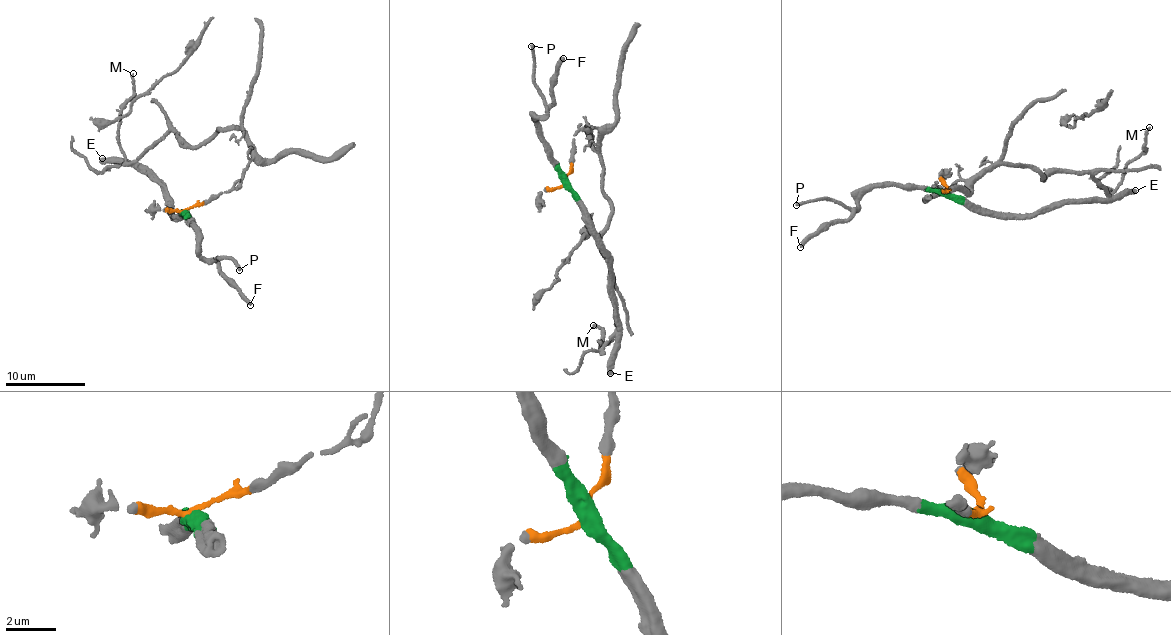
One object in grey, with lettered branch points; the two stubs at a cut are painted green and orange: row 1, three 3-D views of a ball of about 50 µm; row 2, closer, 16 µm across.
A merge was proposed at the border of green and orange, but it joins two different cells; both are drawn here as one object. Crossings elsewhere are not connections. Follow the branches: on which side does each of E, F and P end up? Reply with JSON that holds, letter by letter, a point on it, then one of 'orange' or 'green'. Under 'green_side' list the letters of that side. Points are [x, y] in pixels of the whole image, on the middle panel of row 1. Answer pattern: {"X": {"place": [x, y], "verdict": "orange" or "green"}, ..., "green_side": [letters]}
{"E": {"place": [610, 373], "verdict": "green"}, "F": {"place": [563, 58], "verdict": "green"}, "P": {"place": [531, 46], "verdict": "green"}, "green_side": ["E", "F", "P"]}

